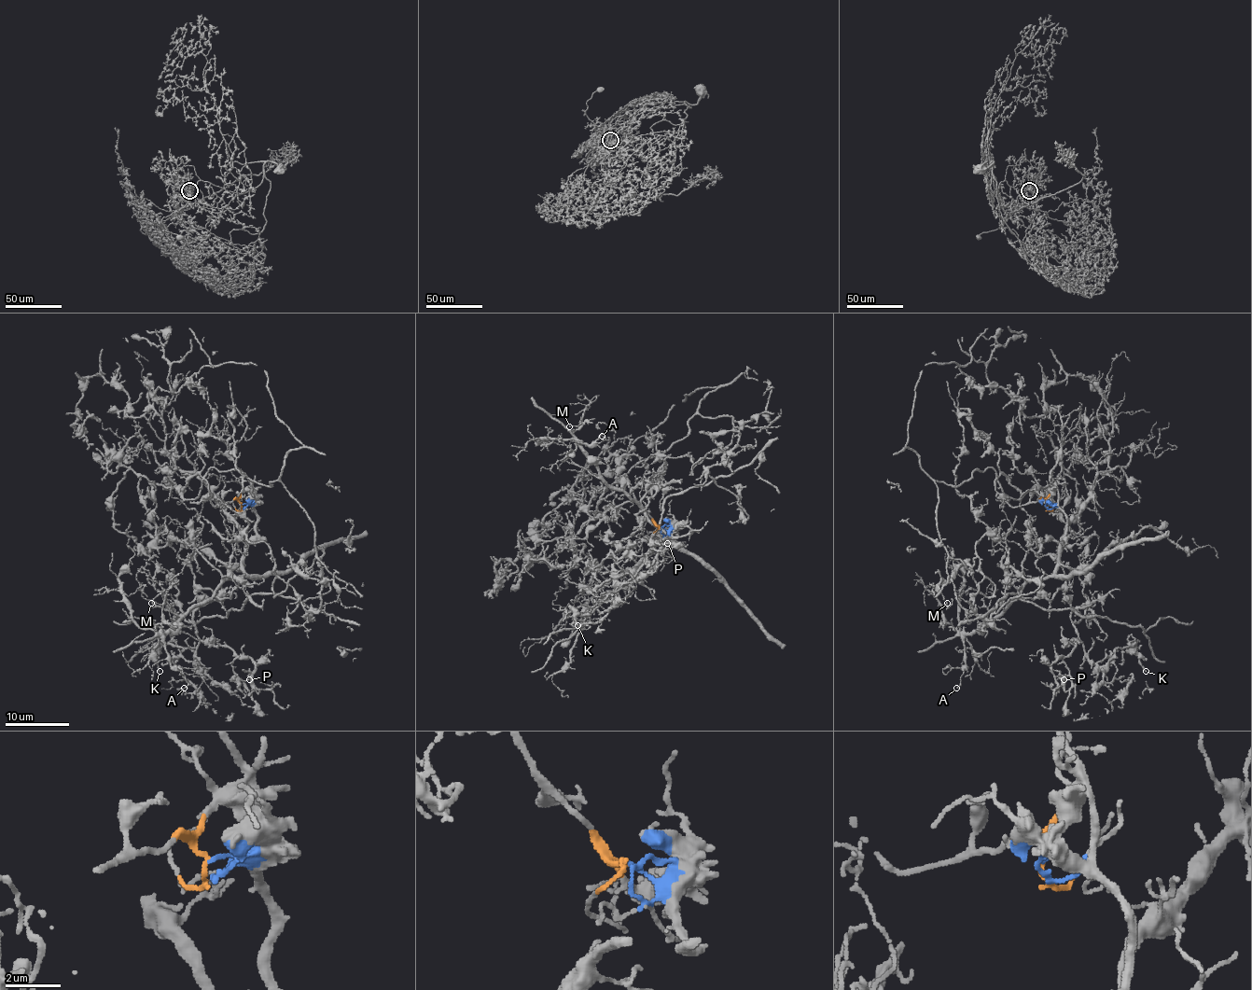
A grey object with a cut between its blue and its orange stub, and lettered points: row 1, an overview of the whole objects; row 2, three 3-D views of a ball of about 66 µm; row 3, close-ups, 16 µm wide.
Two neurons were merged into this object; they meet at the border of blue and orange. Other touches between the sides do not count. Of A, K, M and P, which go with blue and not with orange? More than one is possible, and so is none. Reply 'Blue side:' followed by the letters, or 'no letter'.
Blue side: A, M

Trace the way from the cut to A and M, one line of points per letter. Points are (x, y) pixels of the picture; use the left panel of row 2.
A: (242, 505), (248, 503), (257, 518), (243, 574), (228, 578), (163, 635), (168, 662), (182, 675), (184, 687)
M: (242, 505), (248, 503), (257, 518), (243, 574), (228, 578), (166, 633), (155, 627), (163, 609), (151, 604)

